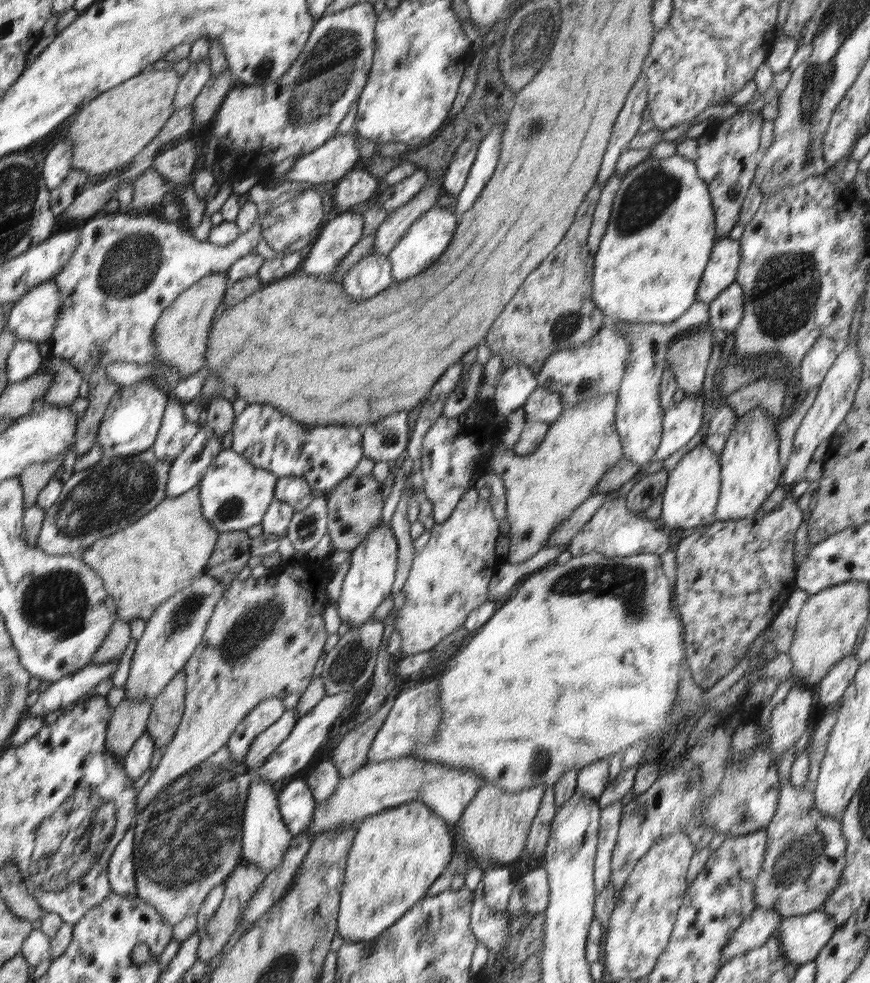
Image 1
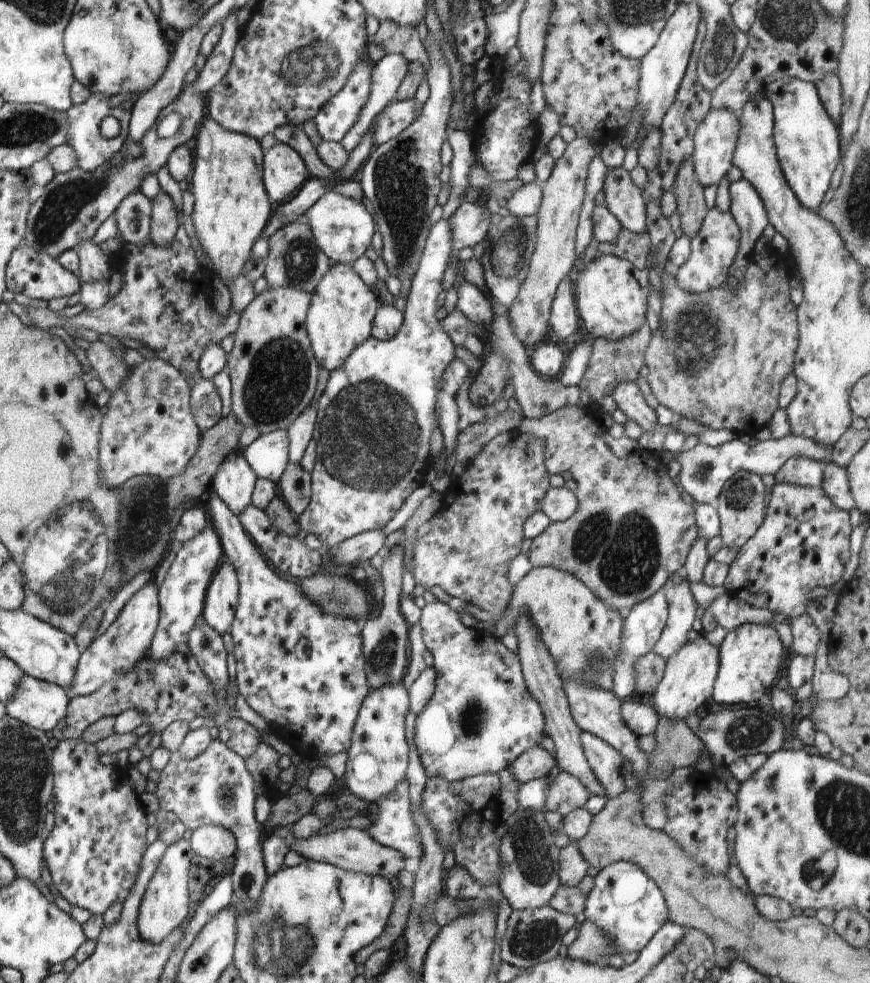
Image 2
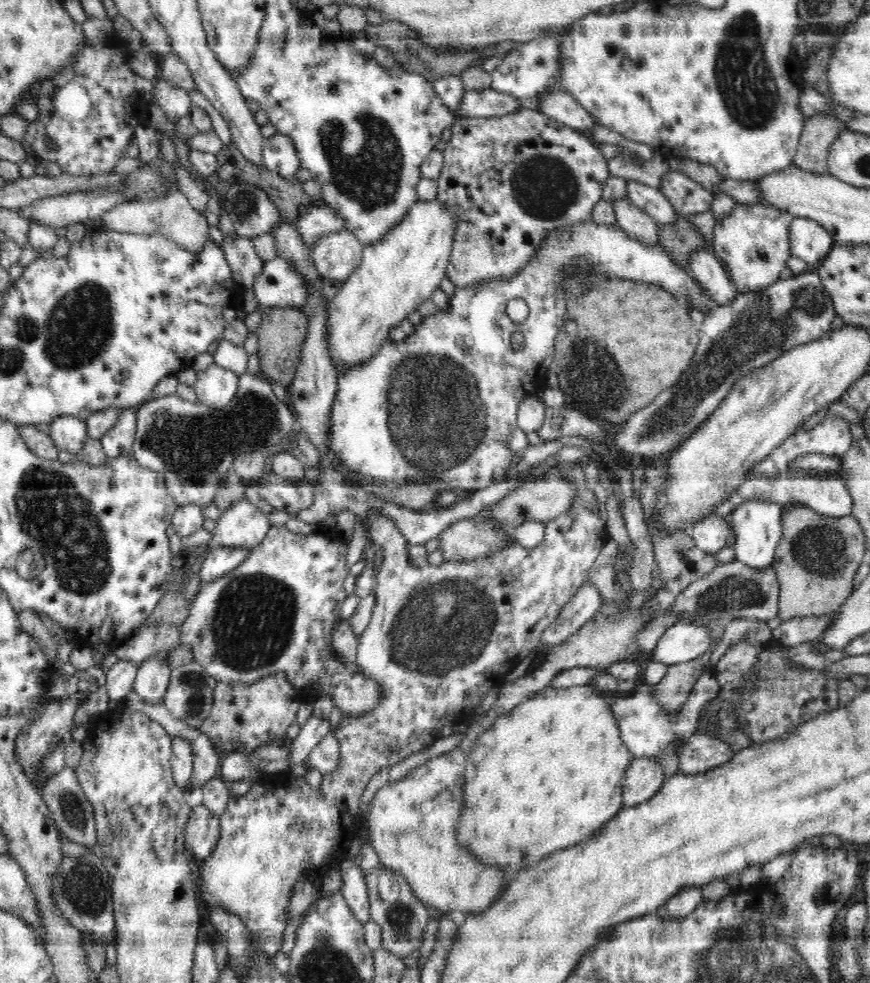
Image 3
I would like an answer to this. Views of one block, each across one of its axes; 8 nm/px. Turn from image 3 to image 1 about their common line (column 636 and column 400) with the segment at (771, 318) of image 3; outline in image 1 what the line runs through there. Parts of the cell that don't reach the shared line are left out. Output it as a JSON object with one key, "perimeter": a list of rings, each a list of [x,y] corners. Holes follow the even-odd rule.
{"perimeter":[[[407,411],[385,416],[375,423],[360,426],[363,432],[363,455],[374,461],[399,461],[409,443]]]}

